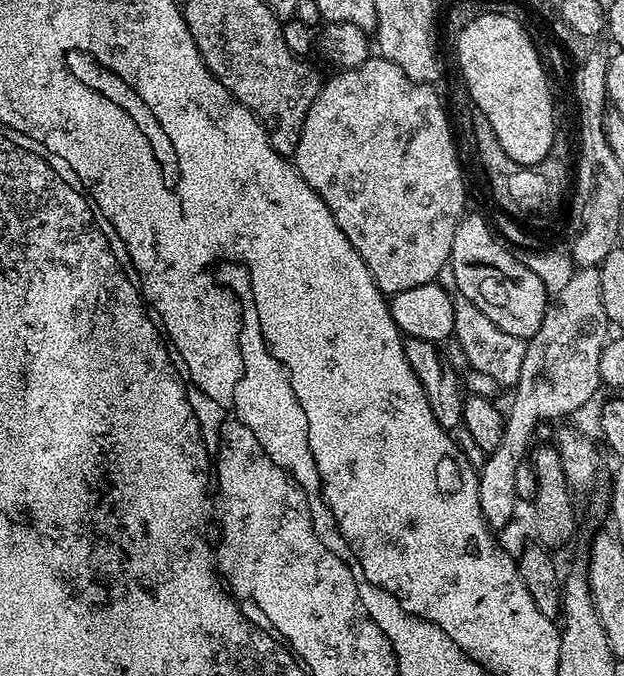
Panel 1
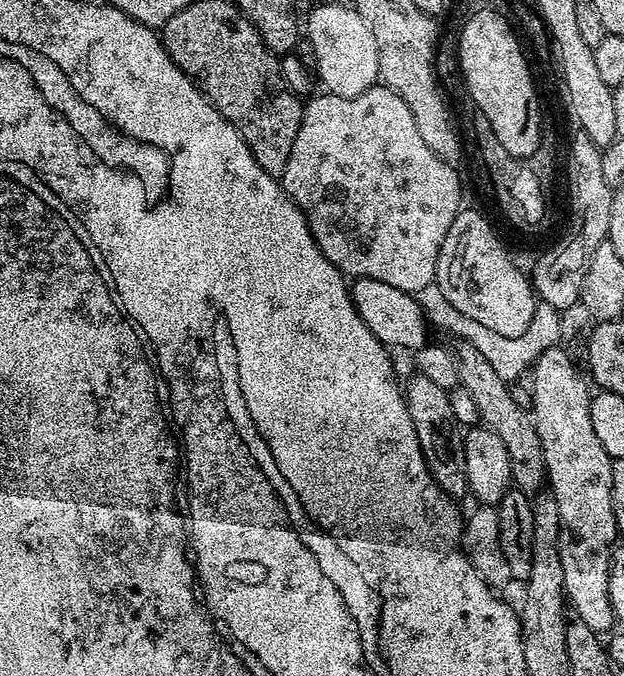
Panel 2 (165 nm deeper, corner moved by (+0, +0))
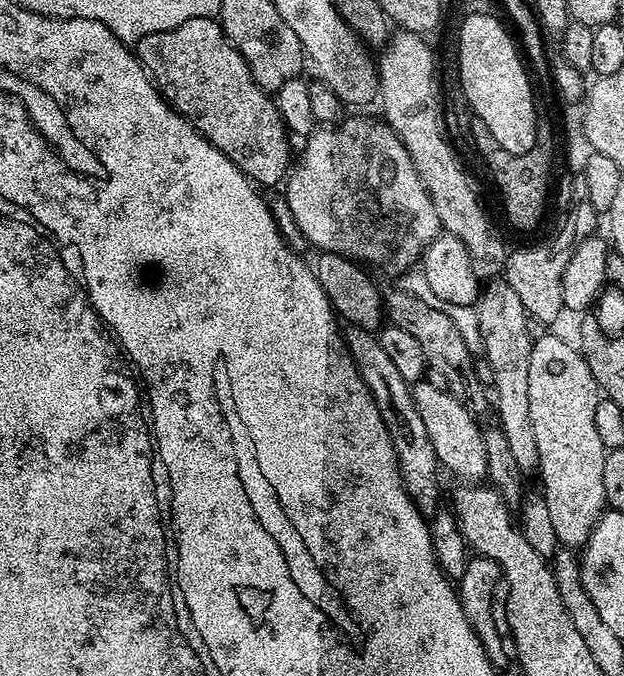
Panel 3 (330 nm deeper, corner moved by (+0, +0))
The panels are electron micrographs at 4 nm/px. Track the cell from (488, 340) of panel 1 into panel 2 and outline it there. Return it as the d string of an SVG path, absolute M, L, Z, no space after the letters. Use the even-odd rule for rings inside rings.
M436 283L422 286L422 290L418 294L418 301L428 324L433 329L441 328L442 331L449 332L456 340L470 342L470 346L474 346L474 350L482 353L486 362L490 362L490 366L494 366L498 378L502 378L506 382L518 379L524 371L525 375L535 365L536 359L540 355L561 343L560 320L562 320L562 313L554 306L543 302L537 303L534 322L530 322L526 334L518 334L518 338L502 338L502 334L497 334L495 330L486 330L486 326L474 322L474 318L466 318L466 314L460 313L448 301L446 294L442 294L442 290Z

